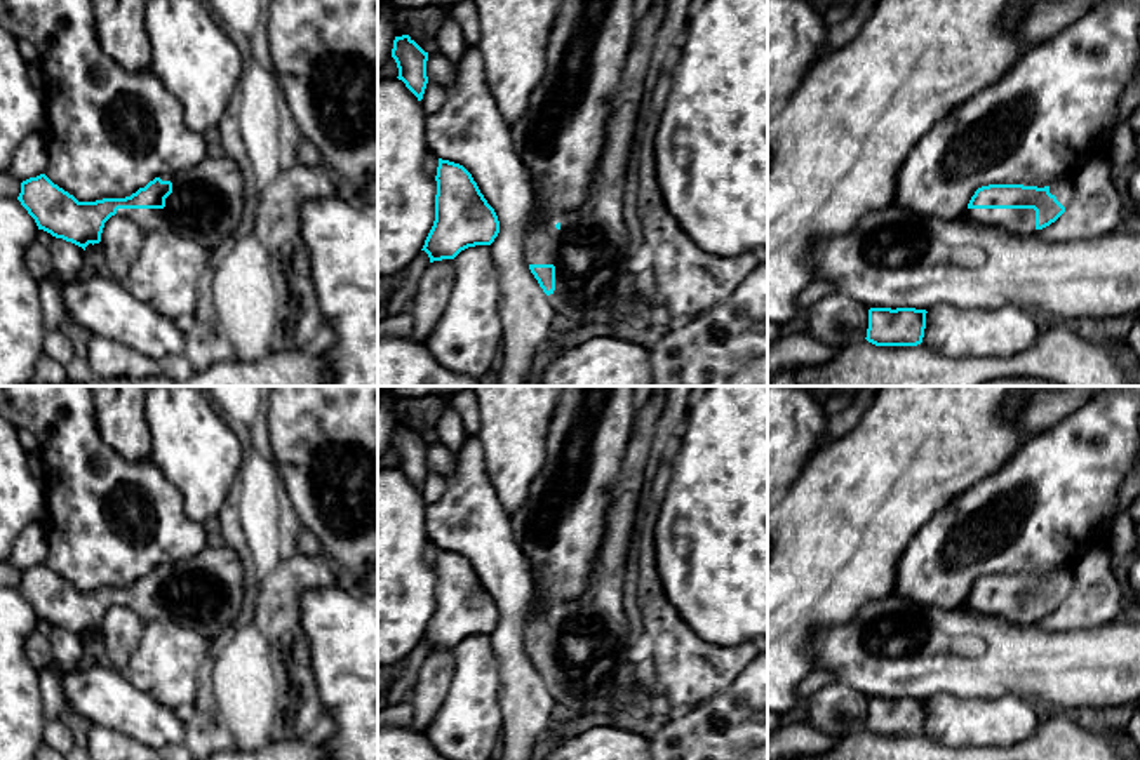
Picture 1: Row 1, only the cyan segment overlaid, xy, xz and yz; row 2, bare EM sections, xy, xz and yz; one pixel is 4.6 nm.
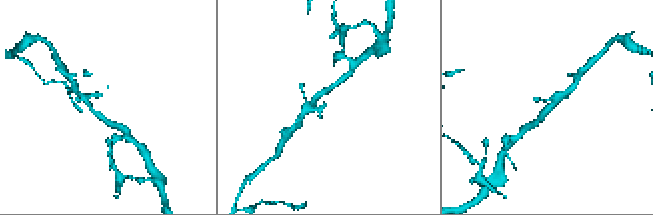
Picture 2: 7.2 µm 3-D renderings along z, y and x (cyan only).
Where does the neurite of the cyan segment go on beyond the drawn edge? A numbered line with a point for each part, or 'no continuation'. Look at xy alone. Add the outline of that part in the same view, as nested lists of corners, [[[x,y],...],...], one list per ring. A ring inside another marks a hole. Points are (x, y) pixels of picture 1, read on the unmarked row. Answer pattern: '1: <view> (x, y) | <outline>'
1: xy (206, 593) | [[[205,546],[195,557],[162,563],[172,572],[164,598],[118,598],[146,621],[190,626],[212,642],[223,640],[244,617],[244,565],[230,546]]]

